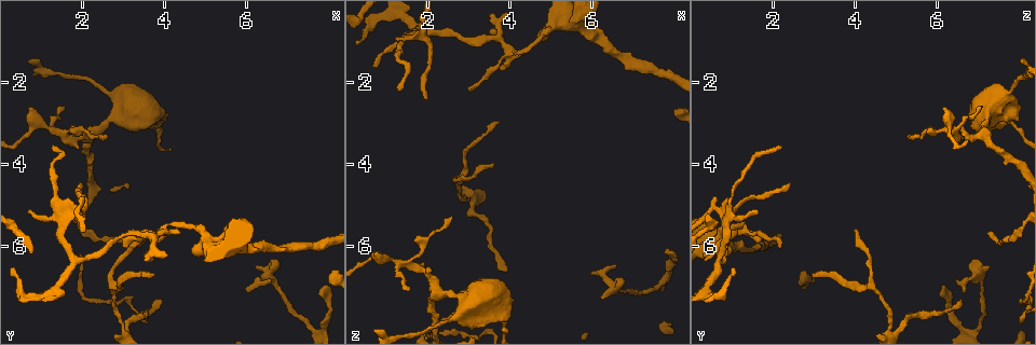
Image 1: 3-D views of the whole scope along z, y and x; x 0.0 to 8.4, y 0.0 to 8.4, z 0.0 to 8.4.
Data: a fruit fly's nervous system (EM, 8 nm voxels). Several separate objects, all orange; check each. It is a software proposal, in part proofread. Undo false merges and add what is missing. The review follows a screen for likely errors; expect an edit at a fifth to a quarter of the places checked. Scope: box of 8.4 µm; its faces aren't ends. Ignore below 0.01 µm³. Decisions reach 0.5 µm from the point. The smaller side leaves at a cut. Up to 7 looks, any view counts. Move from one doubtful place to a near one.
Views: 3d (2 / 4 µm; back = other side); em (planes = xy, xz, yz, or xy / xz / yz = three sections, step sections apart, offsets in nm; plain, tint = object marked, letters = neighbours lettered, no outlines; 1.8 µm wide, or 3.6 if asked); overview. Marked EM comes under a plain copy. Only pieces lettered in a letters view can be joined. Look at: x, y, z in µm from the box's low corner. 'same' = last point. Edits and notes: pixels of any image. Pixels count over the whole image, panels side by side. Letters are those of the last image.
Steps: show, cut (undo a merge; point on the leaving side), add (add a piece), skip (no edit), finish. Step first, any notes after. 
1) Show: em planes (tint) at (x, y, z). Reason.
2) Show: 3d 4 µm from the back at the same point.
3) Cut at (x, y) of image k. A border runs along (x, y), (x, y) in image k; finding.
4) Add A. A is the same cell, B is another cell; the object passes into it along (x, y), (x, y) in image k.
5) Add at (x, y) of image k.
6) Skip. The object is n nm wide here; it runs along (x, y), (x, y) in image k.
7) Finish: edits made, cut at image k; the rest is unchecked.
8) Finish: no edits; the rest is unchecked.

Show: 3d 4 µm at (0.70, 5.15, 1.70). Tapers out.

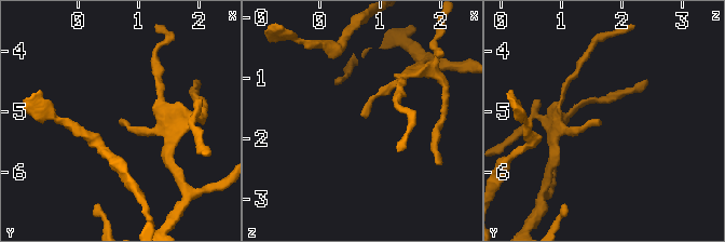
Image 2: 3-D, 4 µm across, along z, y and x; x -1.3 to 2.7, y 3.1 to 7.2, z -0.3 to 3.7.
Show: em xy step 16 (tint) at (0.75, 5.20, 1.65). Shape alone is not enough.

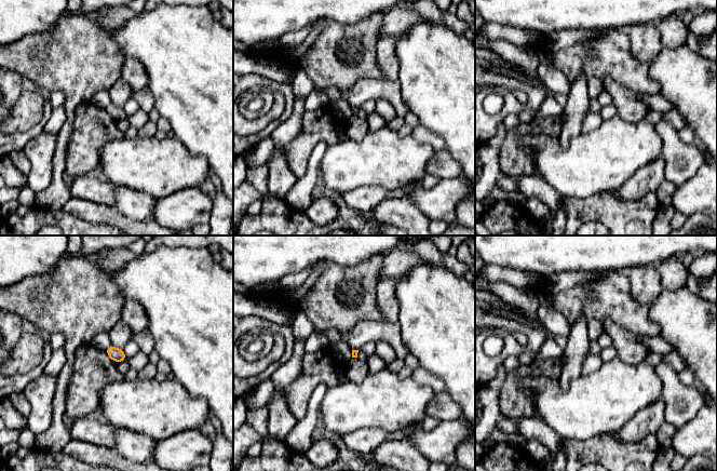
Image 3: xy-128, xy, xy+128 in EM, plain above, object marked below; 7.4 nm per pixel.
Show: em planes (letters) at the same point. Cut it another way.

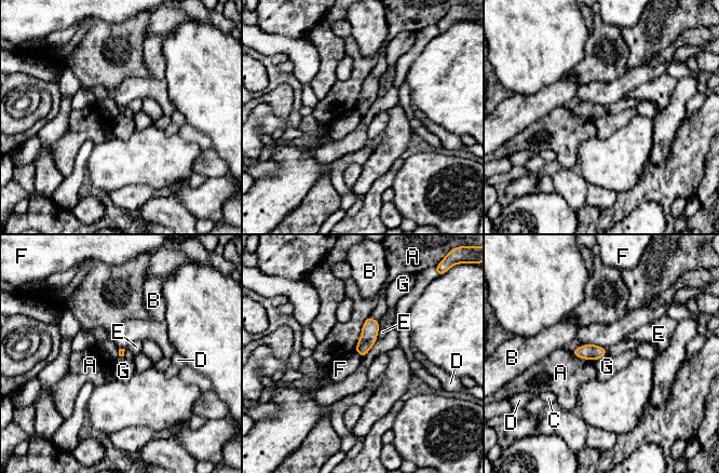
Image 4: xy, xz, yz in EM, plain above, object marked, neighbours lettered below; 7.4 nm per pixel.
Skip. A, B, C, D, E, F and G are other cells; a border runs along (354, 350), (362, 357) in image 4; no lettered piece goes on from it.

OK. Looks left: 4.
Show: em planes (letters) at (3.90, 7.35, 6.55). Free end.

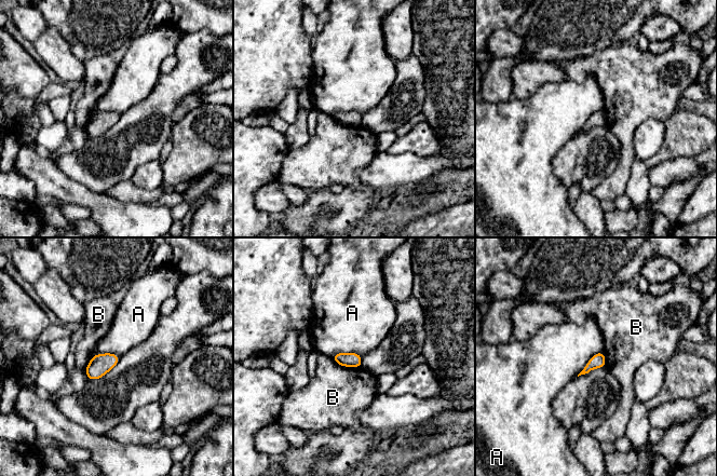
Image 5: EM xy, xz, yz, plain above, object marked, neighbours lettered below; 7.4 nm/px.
Skip. The object is 110 nm wide here; A and B are other cells; a border runs along (603, 350), (595, 353), (577, 376) in image 5; no lettered piece goes on from it.

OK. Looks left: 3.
Show: 3d 2 µm at (6.50, 6.75, 7.00). A fork.

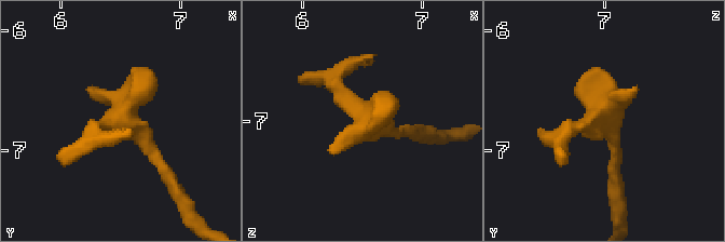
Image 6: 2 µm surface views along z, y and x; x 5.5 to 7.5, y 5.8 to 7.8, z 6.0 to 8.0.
Show: em xz step 4 (tint) at (6.54, 6.72, 6.98).

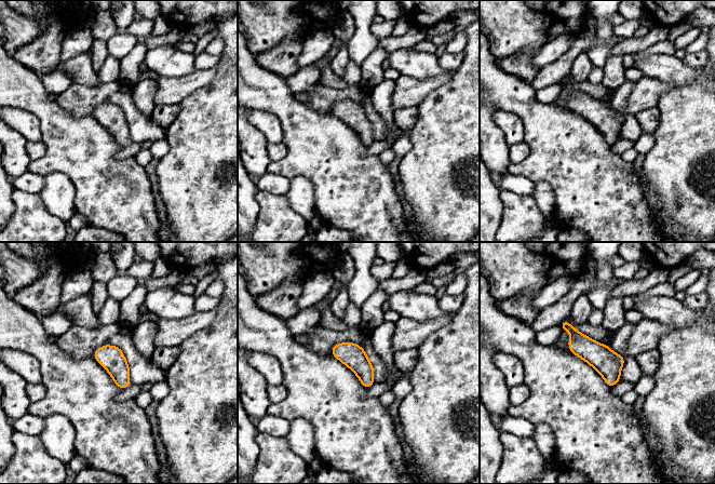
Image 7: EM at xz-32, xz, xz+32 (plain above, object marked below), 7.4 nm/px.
Show: em planes (letters) at the same point. Another direction.

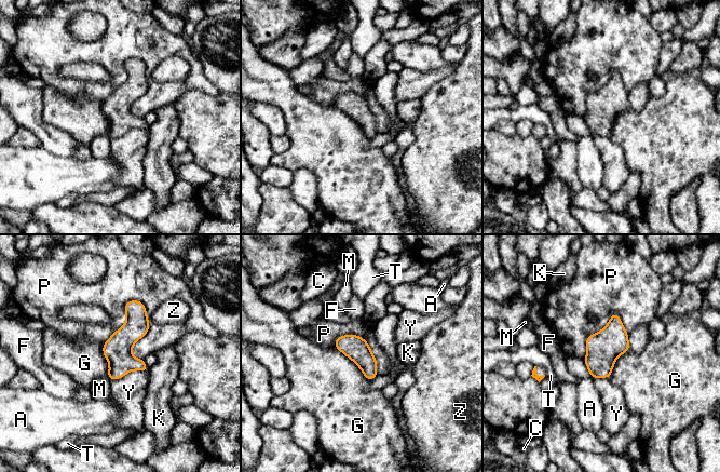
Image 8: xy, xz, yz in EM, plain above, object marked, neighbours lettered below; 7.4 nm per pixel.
Skip. A, C, F, G, K, M, P, T, Y and Z are other cells; a border runs along (335, 347), (345, 354), (369, 381) in image 8; continuous, no second cell.

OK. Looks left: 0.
Finish: no edits; the rest is unchecked.

